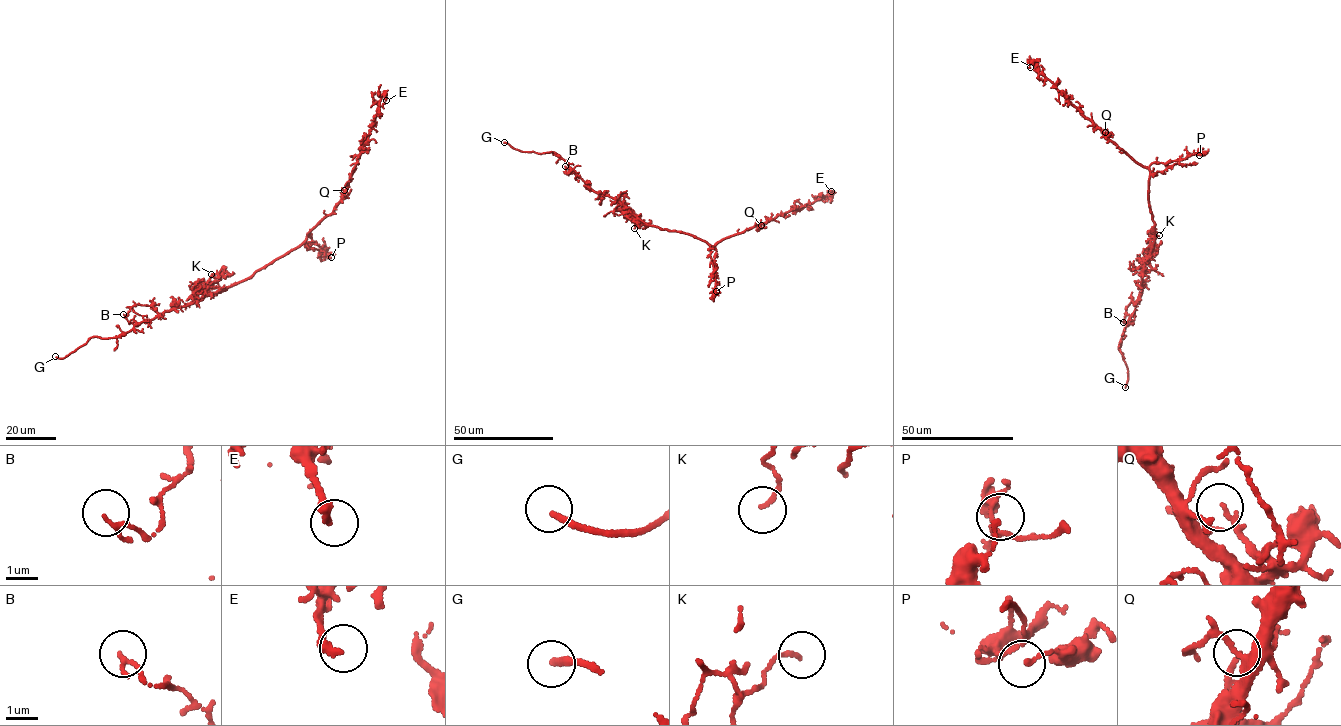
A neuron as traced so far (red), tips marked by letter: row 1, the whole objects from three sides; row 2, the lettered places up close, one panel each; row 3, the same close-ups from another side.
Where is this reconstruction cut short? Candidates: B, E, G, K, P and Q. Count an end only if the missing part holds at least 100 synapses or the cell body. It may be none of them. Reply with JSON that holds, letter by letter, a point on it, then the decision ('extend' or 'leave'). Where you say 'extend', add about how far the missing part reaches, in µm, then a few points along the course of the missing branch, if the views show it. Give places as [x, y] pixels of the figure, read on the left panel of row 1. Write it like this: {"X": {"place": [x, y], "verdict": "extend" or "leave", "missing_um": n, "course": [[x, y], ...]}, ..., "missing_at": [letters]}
{"B": {"place": [123, 314], "verdict": "leave"}, "E": {"place": [386, 100], "verdict": "leave"}, "G": {"place": [55, 356], "verdict": "extend", "missing_um": 15, "course": [[55, 356], [25, 350]]}, "K": {"place": [211, 274], "verdict": "leave"}, "P": {"place": [331, 257], "verdict": "leave"}, "Q": {"place": [344, 190], "verdict": "leave"}, "missing_at": ["G"]}

